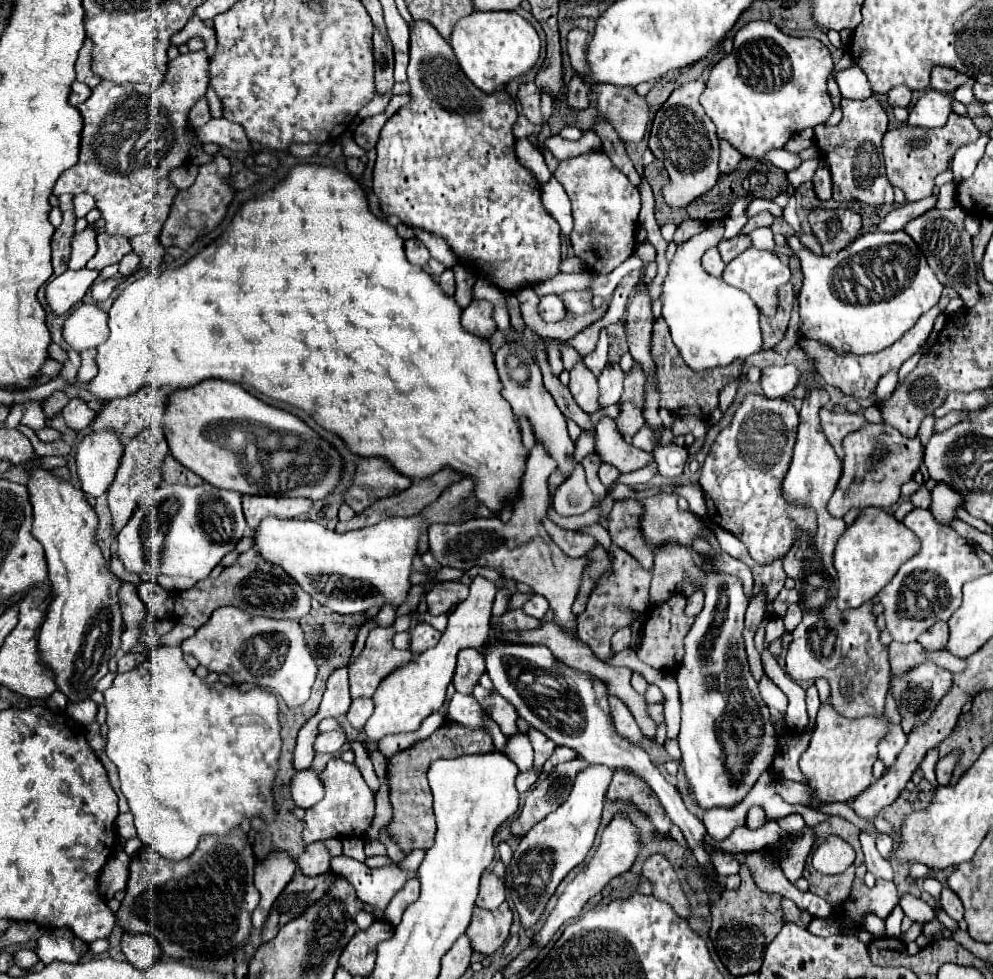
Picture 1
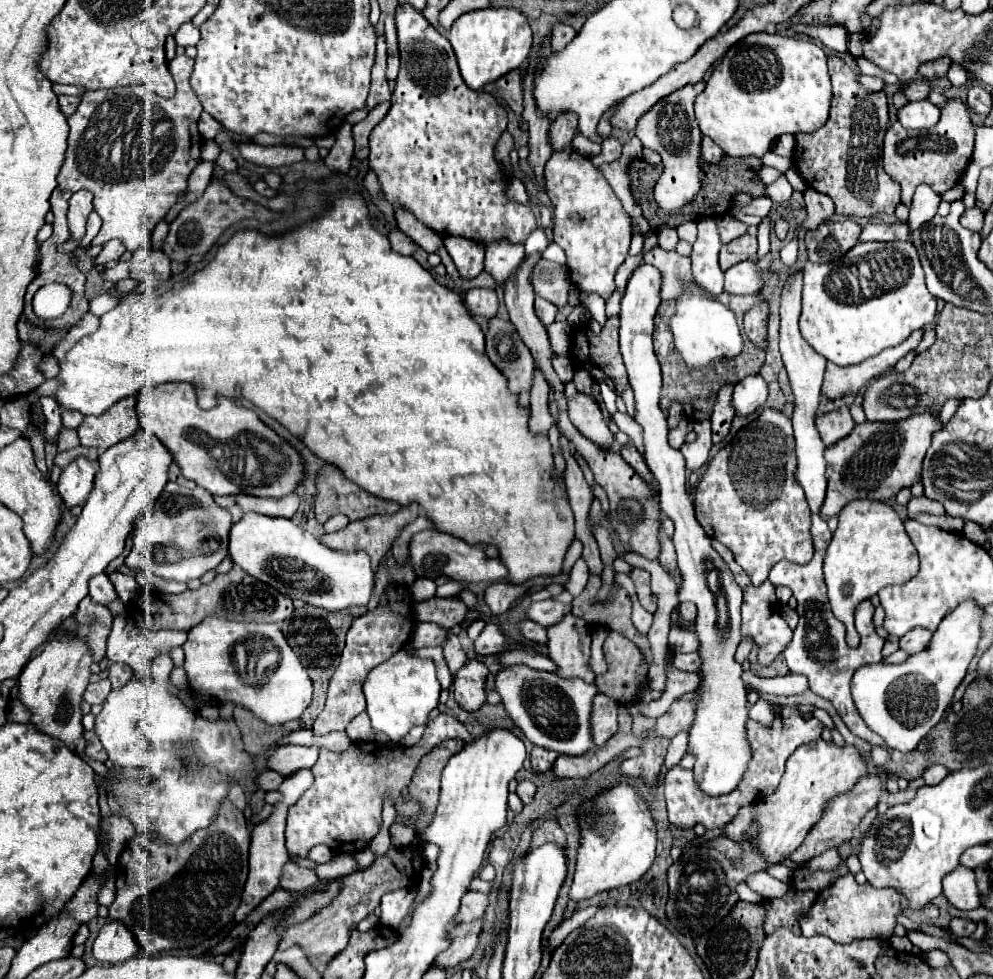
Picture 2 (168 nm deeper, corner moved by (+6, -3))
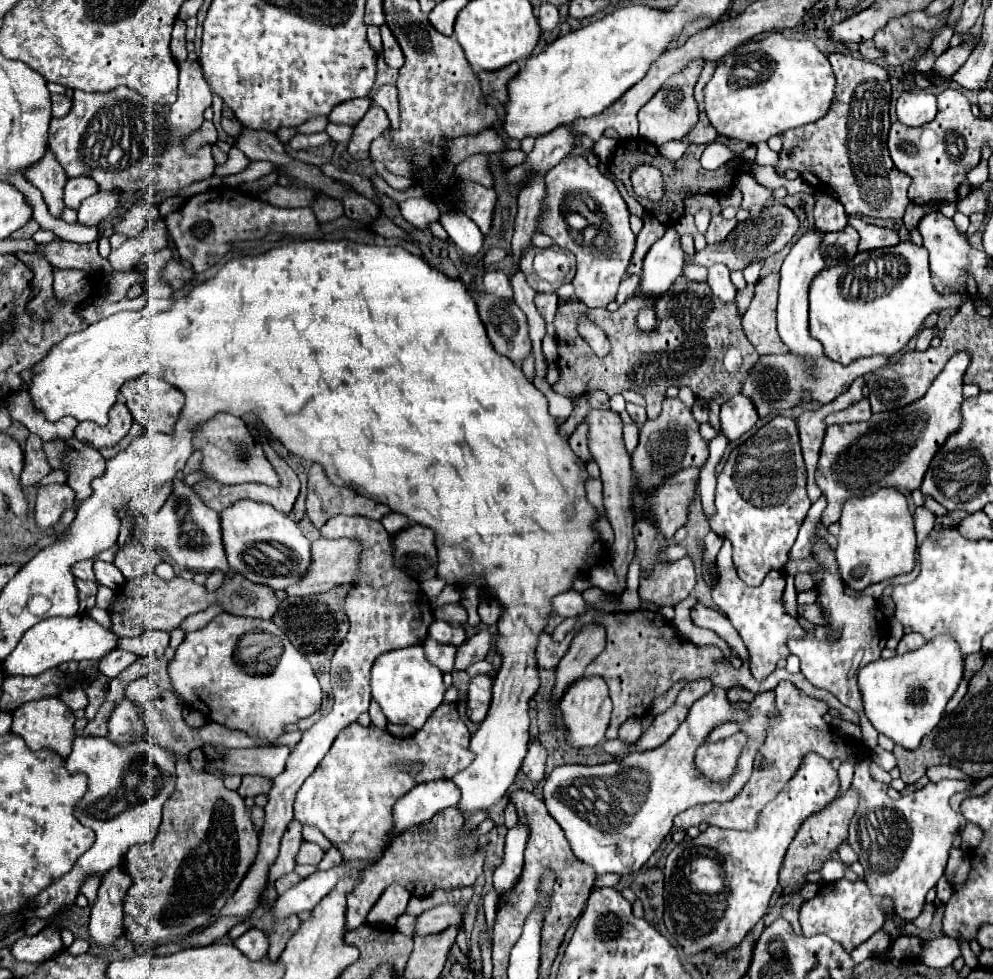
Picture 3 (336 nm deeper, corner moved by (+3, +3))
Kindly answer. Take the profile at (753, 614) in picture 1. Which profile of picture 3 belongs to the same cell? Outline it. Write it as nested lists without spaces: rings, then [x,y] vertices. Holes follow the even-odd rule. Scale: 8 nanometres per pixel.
[[[631,718],[631,720],[627,720],[627,722],[619,728],[619,736],[617,736],[617,738],[619,738],[621,742],[637,742],[639,736],[641,736],[641,720]]]

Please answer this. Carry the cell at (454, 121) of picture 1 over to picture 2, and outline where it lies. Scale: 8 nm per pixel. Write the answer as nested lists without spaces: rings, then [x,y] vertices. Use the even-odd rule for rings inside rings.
[[[408,4],[406,6],[398,6],[396,8],[396,30],[398,30],[398,44],[400,44],[400,58],[402,58],[400,74],[396,78],[396,88],[392,92],[392,108],[386,114],[386,118],[370,134],[370,156],[368,156],[370,170],[378,176],[378,182],[380,182],[382,192],[384,192],[384,200],[390,202],[392,206],[400,206],[400,208],[410,210],[424,226],[428,226],[430,230],[434,230],[434,232],[438,232],[442,236],[462,236],[462,238],[474,240],[474,242],[478,242],[482,246],[488,246],[492,242],[502,242],[502,240],[506,240],[510,244],[524,244],[526,238],[538,228],[538,220],[536,220],[534,212],[528,206],[512,202],[506,196],[506,188],[508,188],[510,178],[504,174],[500,162],[496,162],[496,158],[494,158],[494,146],[496,146],[500,134],[506,130],[506,124],[508,124],[508,114],[506,114],[504,106],[492,94],[482,92],[482,90],[474,92],[474,90],[470,90],[464,84],[450,42],[418,10],[414,10]]]

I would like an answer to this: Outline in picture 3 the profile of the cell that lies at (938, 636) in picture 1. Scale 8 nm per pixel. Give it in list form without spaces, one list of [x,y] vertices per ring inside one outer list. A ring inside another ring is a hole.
[[[911,632],[911,634],[905,634],[897,646],[897,654],[905,654],[905,652],[913,652],[917,648],[923,646],[923,636],[917,634],[917,632]]]

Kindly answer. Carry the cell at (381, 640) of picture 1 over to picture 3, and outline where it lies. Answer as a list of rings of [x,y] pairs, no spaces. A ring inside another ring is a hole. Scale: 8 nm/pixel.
[[[335,516],[331,518],[321,530],[323,538],[353,538],[361,544],[361,558],[359,558],[359,572],[353,580],[353,586],[349,594],[345,596],[345,612],[349,618],[349,632],[341,640],[339,648],[335,650],[331,658],[331,684],[333,684],[333,696],[335,704],[333,710],[323,716],[317,724],[313,724],[307,732],[303,732],[301,740],[293,746],[291,756],[287,758],[285,770],[273,778],[271,792],[267,794],[267,806],[265,806],[265,826],[261,830],[261,842],[259,842],[259,854],[255,864],[249,868],[247,876],[239,884],[237,892],[227,900],[219,916],[243,916],[249,918],[255,910],[257,898],[265,886],[265,878],[269,872],[269,866],[275,862],[279,854],[279,842],[283,832],[287,830],[287,824],[293,820],[293,800],[301,784],[315,772],[323,756],[329,752],[331,744],[335,742],[337,734],[351,722],[357,720],[361,712],[369,710],[371,702],[371,666],[379,654],[407,648],[407,646],[419,646],[425,642],[429,626],[435,622],[431,602],[427,596],[423,596],[423,590],[419,582],[411,580],[405,572],[399,572],[399,568],[393,566],[391,558],[391,536],[381,526],[381,522],[367,520],[363,516]]]

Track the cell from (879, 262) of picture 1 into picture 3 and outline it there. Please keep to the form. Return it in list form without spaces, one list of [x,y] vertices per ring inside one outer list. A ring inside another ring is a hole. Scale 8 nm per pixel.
[[[901,242],[891,248],[861,252],[849,264],[839,264],[819,272],[809,290],[809,332],[815,340],[821,342],[827,358],[849,364],[857,358],[875,354],[893,356],[911,340],[913,334],[919,332],[923,320],[933,310],[943,310],[943,296],[933,290],[927,250],[911,242]]]

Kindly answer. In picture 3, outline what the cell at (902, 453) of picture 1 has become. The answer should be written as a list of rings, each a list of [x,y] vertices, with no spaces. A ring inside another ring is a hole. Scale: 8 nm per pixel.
[[[967,352],[951,356],[927,394],[905,408],[873,414],[867,422],[827,428],[815,472],[817,486],[827,498],[827,508],[821,516],[825,526],[839,522],[841,508],[849,498],[867,496],[887,486],[897,490],[917,490],[921,486],[935,452],[947,442],[951,432],[961,428],[963,376],[971,364],[969,360]]]

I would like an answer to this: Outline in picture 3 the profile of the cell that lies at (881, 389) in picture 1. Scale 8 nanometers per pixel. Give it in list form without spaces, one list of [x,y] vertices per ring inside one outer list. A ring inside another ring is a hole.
[[[923,328],[919,332],[919,336],[917,336],[917,350],[927,350],[929,344],[931,344],[931,340],[933,340],[933,336],[935,336],[933,328]]]

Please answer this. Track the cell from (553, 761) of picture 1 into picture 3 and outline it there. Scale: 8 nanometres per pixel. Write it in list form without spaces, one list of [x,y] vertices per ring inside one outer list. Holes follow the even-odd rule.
[[[531,742],[527,756],[521,764],[521,770],[525,772],[527,778],[531,778],[533,782],[541,782],[545,778],[545,758],[547,758],[547,750],[539,744],[539,742]]]

